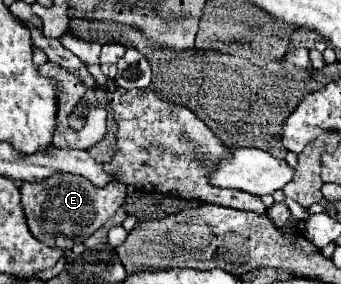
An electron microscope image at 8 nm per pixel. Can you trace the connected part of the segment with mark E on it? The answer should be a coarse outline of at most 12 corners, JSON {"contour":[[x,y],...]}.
{"contour":[[57,172],[21,182],[31,234],[51,248],[85,242],[125,204],[99,188]]}

